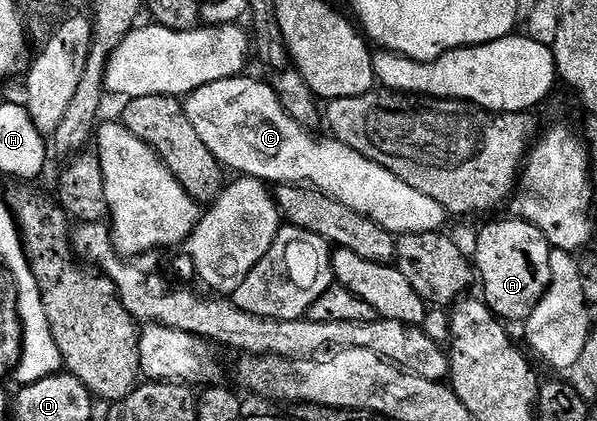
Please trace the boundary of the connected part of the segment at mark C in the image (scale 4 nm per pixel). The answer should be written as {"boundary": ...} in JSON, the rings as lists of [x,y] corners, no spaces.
{"boundary":[[[236,76],[217,80],[213,84],[205,84],[197,88],[192,94],[186,95],[185,105],[189,124],[193,124],[197,136],[205,140],[209,152],[219,161],[220,166],[228,171],[248,178],[259,178],[268,184],[306,184],[325,192],[331,198],[336,198],[345,208],[353,208],[353,212],[361,212],[369,220],[381,224],[390,234],[402,236],[404,234],[434,234],[442,231],[443,226],[449,221],[447,209],[433,196],[425,196],[425,192],[417,192],[417,188],[409,188],[405,180],[393,176],[389,168],[381,168],[372,158],[361,156],[361,152],[353,152],[345,143],[334,137],[319,138],[315,142],[316,135],[307,127],[297,124],[281,108],[281,100],[269,88],[266,81],[258,77]]]}

